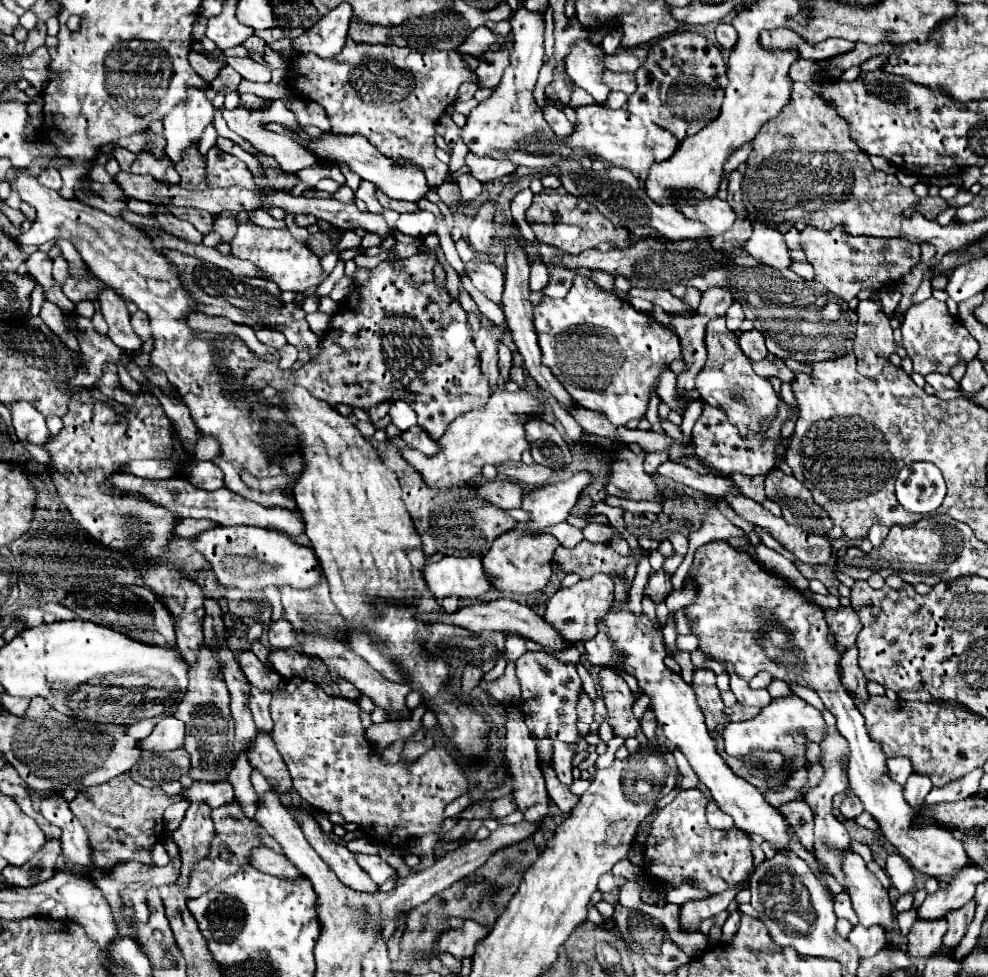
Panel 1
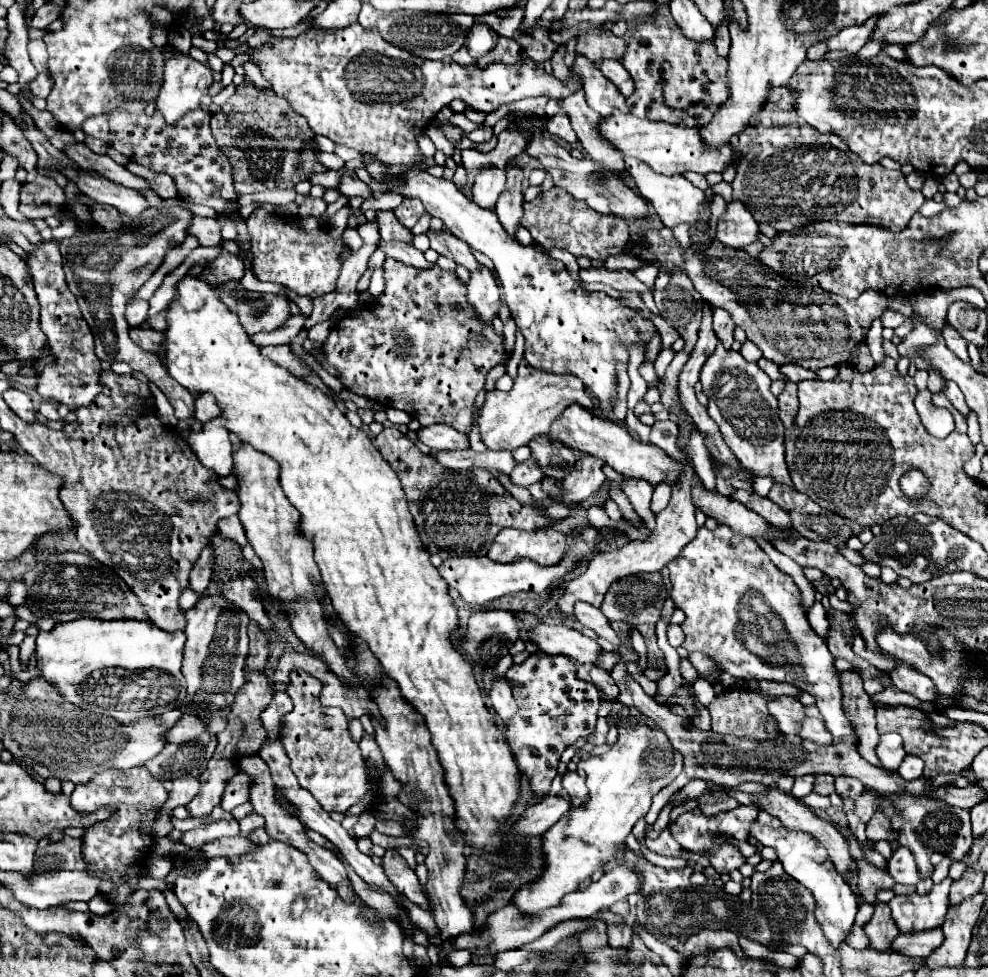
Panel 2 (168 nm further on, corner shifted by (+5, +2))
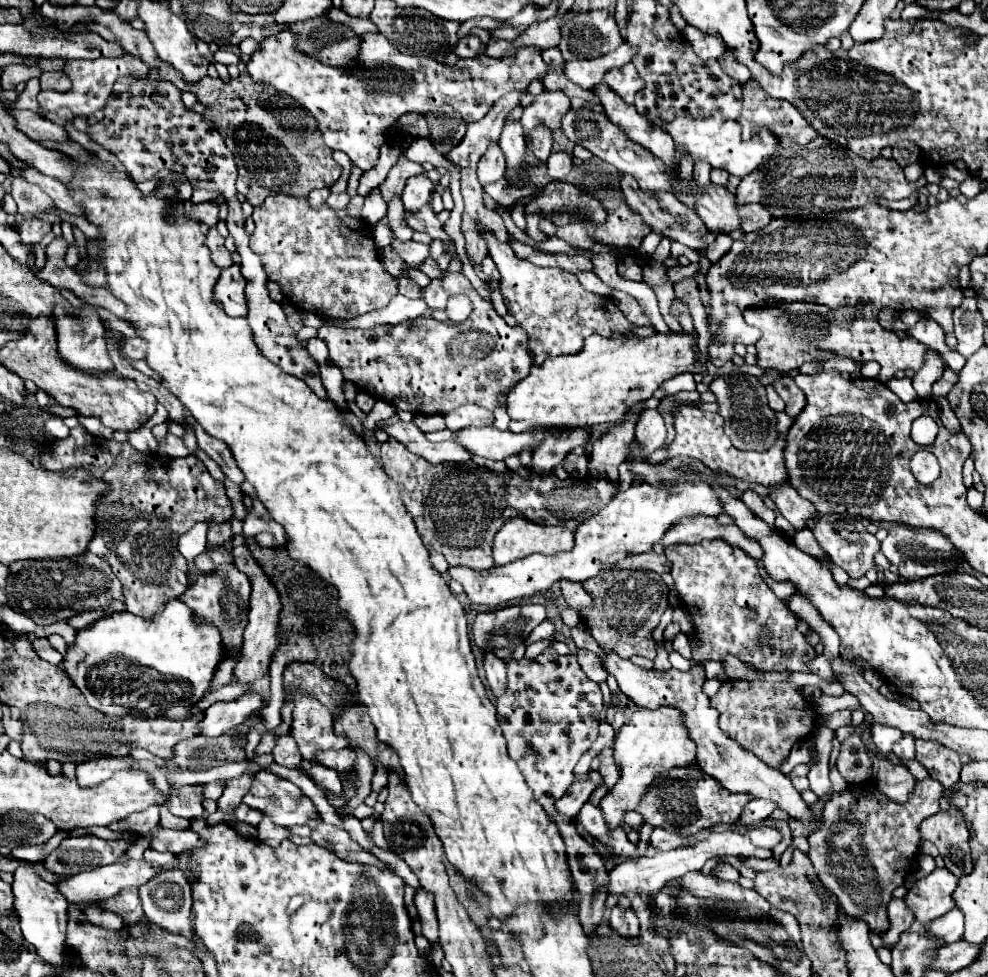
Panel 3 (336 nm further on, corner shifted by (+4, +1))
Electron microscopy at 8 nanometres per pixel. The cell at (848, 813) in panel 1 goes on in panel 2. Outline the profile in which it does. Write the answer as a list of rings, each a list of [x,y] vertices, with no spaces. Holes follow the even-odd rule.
[[[840,775],[840,777],[836,777],[836,791],[838,791],[838,795],[842,795],[842,797],[852,797],[852,799],[856,799],[856,797],[864,791],[864,785],[862,785],[858,779],[854,779],[854,777],[844,777],[844,775]]]

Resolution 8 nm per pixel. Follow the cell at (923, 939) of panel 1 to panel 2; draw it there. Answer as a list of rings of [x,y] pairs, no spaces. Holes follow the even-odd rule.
[[[946,877],[942,883],[934,883],[932,891],[926,895],[896,895],[888,905],[900,931],[912,933],[940,927],[948,911],[950,883],[952,879]]]

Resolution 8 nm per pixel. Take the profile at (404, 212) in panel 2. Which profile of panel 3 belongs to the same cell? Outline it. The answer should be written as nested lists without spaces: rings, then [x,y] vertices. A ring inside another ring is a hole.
[[[419,174],[419,176],[413,176],[407,180],[407,186],[403,190],[403,206],[405,206],[405,212],[407,214],[417,214],[421,206],[427,204],[429,200],[429,194],[431,194],[431,180],[425,176],[425,174]]]

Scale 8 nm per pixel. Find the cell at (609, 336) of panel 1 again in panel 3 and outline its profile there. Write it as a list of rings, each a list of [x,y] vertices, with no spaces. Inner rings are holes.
[[[479,226],[479,234],[485,238],[489,256],[493,258],[501,274],[501,294],[505,306],[529,336],[529,350],[533,354],[535,366],[541,366],[545,358],[551,356],[561,356],[561,354],[567,356],[567,354],[581,352],[585,340],[591,334],[601,334],[601,336],[611,336],[613,332],[629,334],[631,328],[635,328],[631,322],[625,320],[625,314],[617,308],[617,302],[613,298],[583,290],[575,274],[563,272],[559,268],[541,268],[531,264],[529,260],[517,258],[509,242],[499,242],[493,236],[493,232],[481,226]]]

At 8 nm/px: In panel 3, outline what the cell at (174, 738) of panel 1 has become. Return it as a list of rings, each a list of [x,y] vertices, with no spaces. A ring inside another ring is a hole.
[[[243,694],[233,702],[215,702],[203,712],[203,720],[199,722],[201,736],[221,736],[231,728],[243,724],[253,712],[261,710],[261,696]]]

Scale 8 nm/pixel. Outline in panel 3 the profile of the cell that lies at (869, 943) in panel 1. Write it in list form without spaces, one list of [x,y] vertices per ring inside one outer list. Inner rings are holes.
[[[891,900],[887,906],[887,916],[889,916],[889,930],[881,932],[879,936],[885,946],[893,946],[897,944],[899,936],[907,932],[909,926],[913,924],[913,914],[909,912],[909,908],[905,908],[903,900]]]

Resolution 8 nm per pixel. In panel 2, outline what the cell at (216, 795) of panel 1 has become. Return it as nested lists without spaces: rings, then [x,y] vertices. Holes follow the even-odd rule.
[[[238,773],[232,781],[228,781],[224,797],[222,797],[222,809],[224,811],[232,811],[234,807],[250,801],[250,785],[252,779],[246,773]]]

